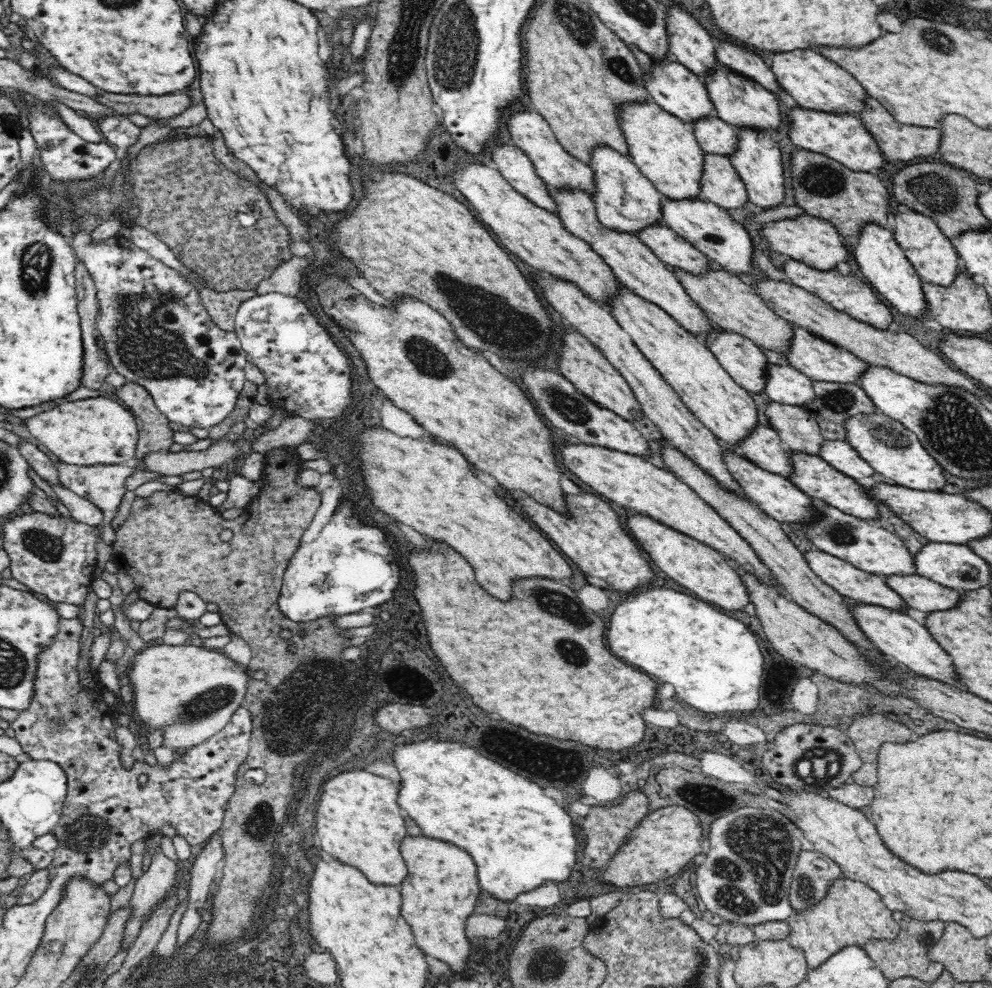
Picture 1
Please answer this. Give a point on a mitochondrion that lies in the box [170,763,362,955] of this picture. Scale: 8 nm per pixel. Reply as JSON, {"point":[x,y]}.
{"point":[259,821]}

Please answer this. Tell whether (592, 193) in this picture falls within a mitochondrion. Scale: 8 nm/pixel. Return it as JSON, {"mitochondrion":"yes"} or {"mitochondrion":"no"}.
{"mitochondrion":"no"}

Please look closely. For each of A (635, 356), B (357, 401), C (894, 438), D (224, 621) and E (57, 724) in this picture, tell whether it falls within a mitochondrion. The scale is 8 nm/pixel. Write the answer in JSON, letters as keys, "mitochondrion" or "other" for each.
{"A":"other","B":"other","C":"mitochondrion","D":"other","E":"mitochondrion"}

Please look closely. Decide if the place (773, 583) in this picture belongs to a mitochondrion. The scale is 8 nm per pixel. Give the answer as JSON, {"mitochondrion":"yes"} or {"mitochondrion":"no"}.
{"mitochondrion":"no"}

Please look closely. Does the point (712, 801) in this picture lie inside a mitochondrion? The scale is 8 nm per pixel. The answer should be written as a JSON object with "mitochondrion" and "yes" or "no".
{"mitochondrion":"yes"}

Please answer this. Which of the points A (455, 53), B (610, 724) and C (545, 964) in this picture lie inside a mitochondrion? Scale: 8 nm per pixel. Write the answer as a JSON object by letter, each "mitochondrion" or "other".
{"A":"mitochondrion","B":"other","C":"mitochondrion"}

